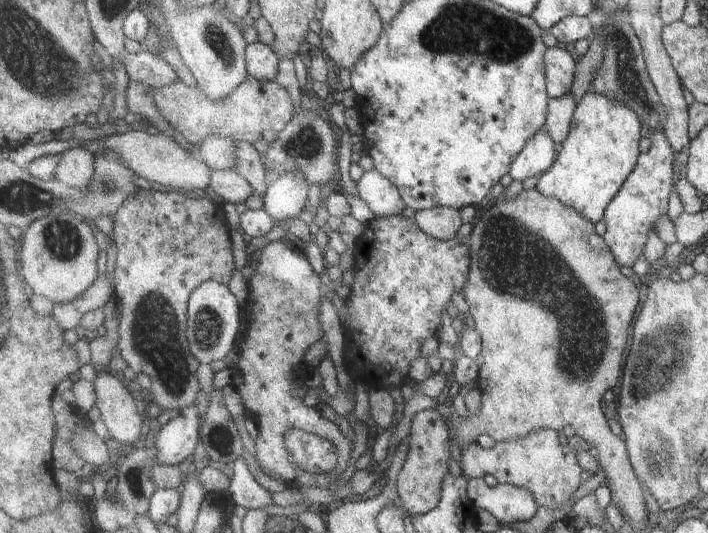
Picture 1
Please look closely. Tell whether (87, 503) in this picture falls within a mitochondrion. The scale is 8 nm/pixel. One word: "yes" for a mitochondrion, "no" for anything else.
no

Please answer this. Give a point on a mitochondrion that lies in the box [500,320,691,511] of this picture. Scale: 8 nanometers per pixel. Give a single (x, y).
(657, 457)

